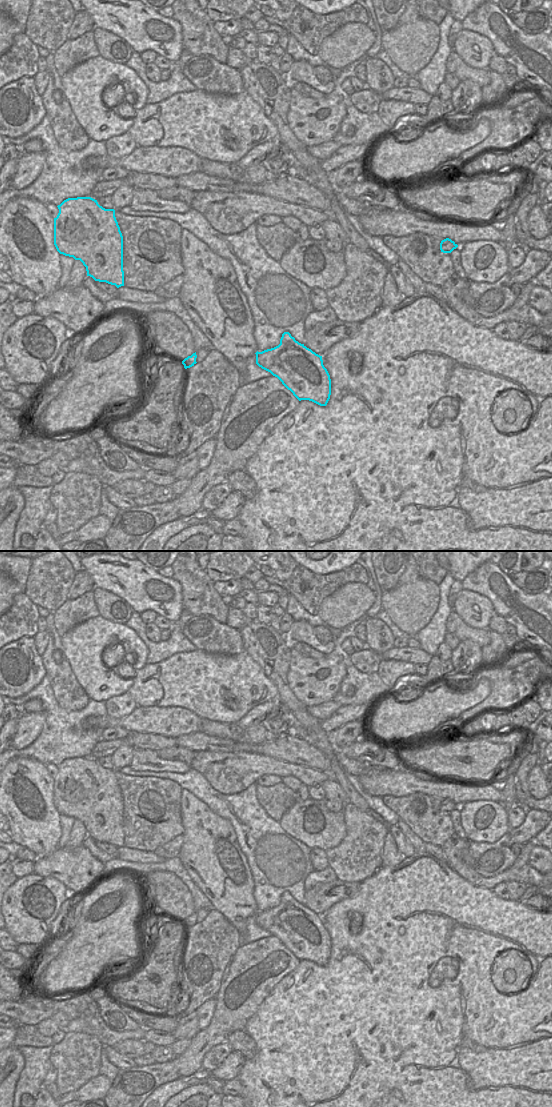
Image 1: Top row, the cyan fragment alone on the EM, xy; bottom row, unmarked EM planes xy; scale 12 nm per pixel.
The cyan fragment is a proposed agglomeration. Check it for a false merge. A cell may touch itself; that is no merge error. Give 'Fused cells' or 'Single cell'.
Fused cells.

